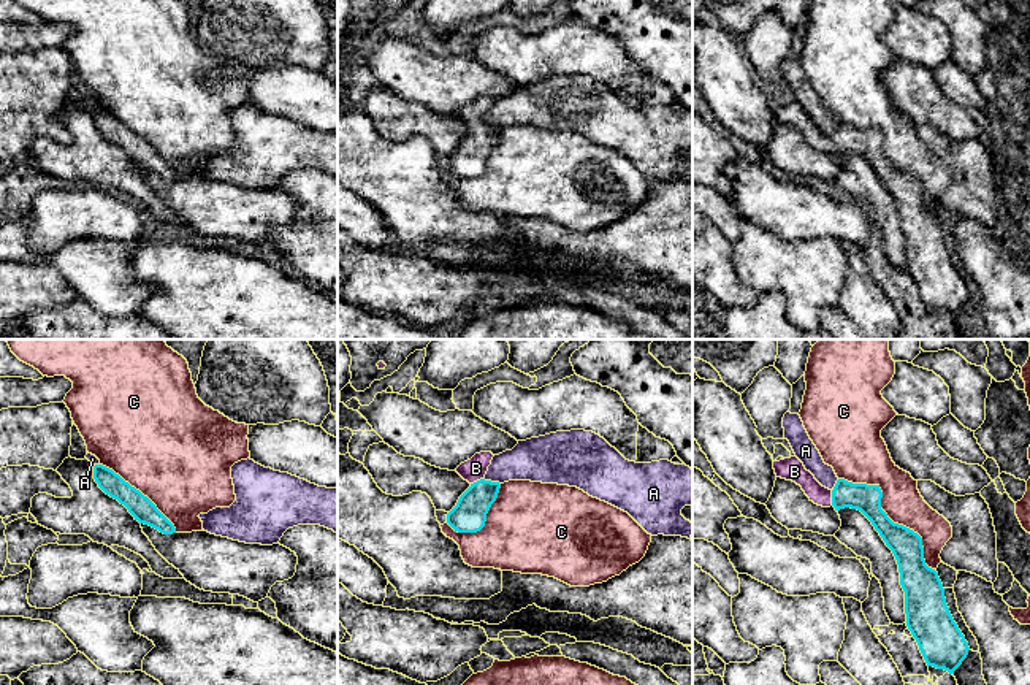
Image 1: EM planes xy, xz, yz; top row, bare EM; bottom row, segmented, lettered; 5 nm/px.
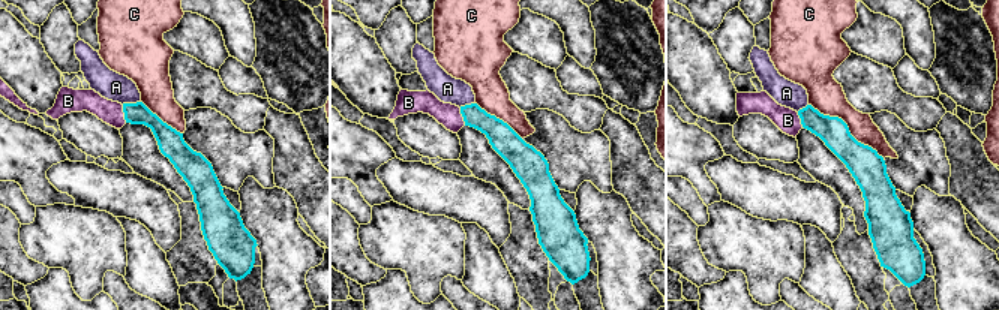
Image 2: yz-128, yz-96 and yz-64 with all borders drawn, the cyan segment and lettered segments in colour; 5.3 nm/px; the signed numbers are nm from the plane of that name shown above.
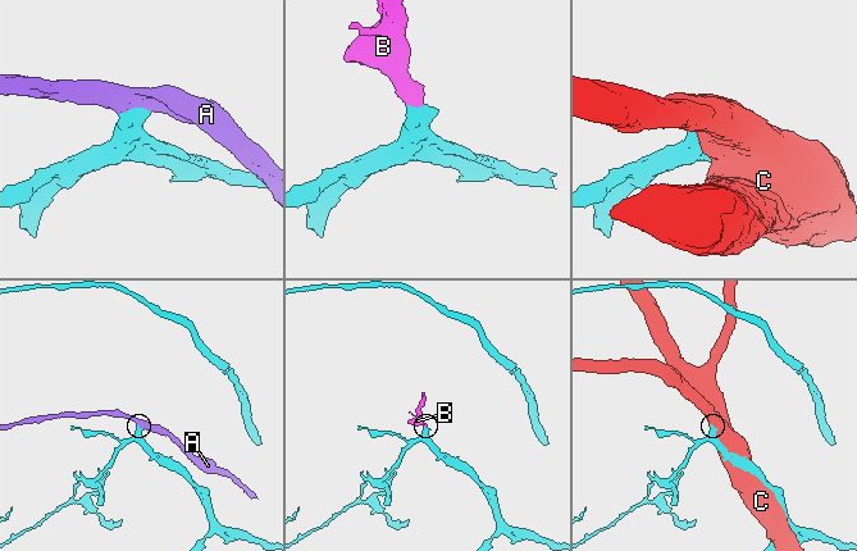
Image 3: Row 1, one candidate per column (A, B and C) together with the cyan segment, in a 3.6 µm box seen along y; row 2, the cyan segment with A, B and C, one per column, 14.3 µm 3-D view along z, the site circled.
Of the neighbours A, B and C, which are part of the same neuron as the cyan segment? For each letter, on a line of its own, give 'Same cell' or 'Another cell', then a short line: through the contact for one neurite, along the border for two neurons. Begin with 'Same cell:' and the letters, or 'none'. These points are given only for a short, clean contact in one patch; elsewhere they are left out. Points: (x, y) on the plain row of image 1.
Same cell: B
A: Another cell
B: Same cell. Line: yz (867, 143), (832, 143), (821, 141), (793, 114)
C: Another cell

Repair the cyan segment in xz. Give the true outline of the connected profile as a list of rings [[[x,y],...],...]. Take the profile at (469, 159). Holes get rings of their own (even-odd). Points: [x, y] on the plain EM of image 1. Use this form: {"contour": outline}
{"contour": [[[480,97],[456,113],[456,117],[471,128],[447,159],[447,168],[458,178],[477,178],[485,171],[486,159],[501,133],[499,127],[483,124],[493,101],[491,97]]]}

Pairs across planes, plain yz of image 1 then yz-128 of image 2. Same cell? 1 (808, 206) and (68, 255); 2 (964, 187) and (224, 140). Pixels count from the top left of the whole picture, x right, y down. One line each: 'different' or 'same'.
1: different
2: same

